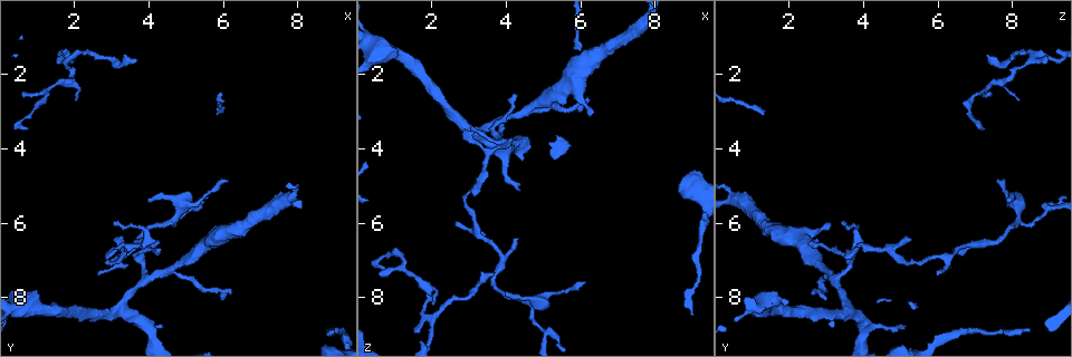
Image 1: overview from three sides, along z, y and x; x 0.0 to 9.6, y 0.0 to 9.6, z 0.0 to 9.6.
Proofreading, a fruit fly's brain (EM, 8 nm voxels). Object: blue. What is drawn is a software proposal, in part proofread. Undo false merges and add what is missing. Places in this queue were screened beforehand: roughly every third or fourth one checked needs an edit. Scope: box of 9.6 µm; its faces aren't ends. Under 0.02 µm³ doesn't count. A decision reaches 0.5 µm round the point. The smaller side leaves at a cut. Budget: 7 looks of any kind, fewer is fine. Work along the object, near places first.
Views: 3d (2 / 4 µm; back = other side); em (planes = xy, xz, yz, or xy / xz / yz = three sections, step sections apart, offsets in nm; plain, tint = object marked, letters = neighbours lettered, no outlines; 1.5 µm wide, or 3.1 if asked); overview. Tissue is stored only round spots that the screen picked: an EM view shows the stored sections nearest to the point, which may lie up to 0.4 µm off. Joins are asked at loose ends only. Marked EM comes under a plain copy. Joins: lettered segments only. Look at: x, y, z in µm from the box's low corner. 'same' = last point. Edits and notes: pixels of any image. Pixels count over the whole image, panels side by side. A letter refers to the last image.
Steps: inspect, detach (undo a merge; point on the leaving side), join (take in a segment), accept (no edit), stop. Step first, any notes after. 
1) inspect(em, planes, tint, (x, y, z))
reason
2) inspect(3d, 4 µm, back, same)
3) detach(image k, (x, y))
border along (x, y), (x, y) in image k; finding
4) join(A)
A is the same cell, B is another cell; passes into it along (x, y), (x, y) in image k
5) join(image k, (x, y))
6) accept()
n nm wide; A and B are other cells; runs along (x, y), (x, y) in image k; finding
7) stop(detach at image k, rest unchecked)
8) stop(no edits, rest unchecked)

inspect(em, yz, step 8, letters, (3.85, 7.55, 3.25))
three-way junction

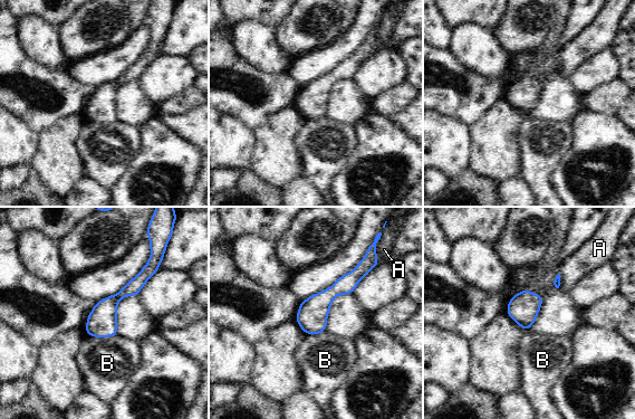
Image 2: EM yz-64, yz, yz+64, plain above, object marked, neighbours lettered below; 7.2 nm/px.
accept()
A and B are other cells; runs along (152, 270), (122, 293), (89, 332) in image 2; all the same cell

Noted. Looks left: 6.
inspect(3d, 2 µm, (3.00, 6.05, 3.50))
free end

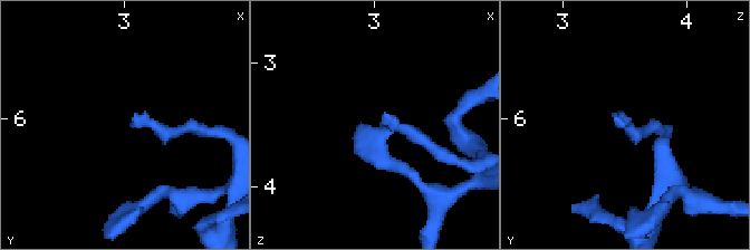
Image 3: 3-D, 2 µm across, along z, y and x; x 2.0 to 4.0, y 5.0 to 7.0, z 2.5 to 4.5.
inspect(em, planes, tint, (3.06, 6.02, 3.44))

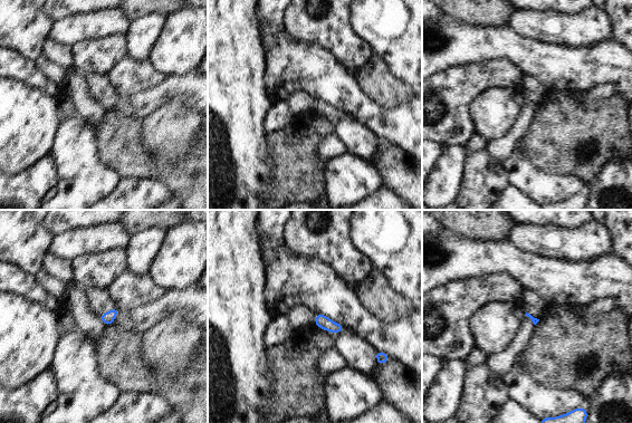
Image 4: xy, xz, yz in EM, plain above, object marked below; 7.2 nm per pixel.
inspect(em, planes, letters, same)
see the neighbours

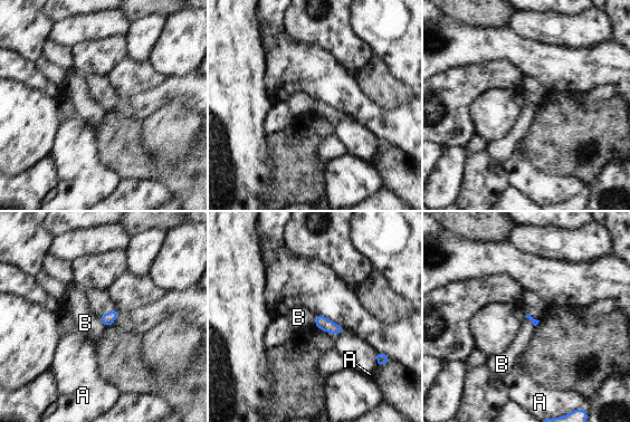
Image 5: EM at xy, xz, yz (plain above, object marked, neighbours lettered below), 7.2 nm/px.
accept()
A and B are other cells; border along (99, 318), (107, 326) in image 5; none of them fits

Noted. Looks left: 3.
inspect(em, yz, step 8, tint, (0.60, 2.55, 7.35))
tapers out

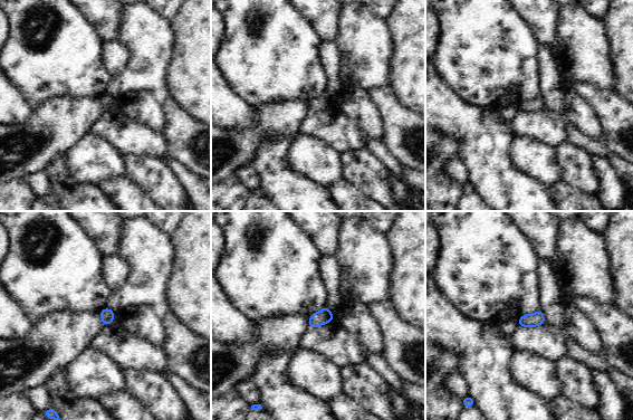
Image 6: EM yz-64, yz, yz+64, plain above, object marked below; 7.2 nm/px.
inspect(em, planes, letters, same)

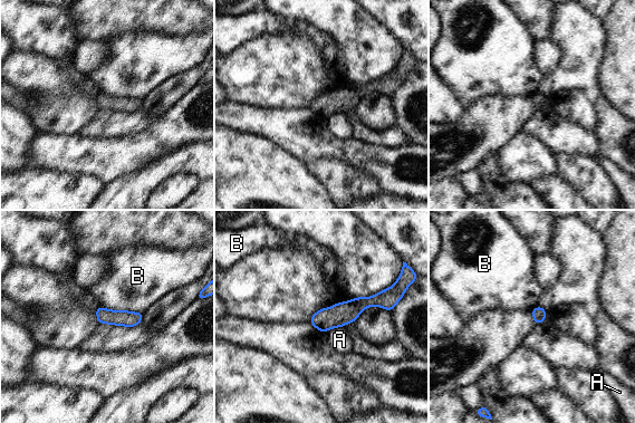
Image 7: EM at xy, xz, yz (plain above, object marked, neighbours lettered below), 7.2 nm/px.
accept()
A and B are other cells; border along (100, 305), (142, 314) in image 7; no lettered segment goes on from it

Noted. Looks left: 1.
stop(no edits, rest unchecked)

